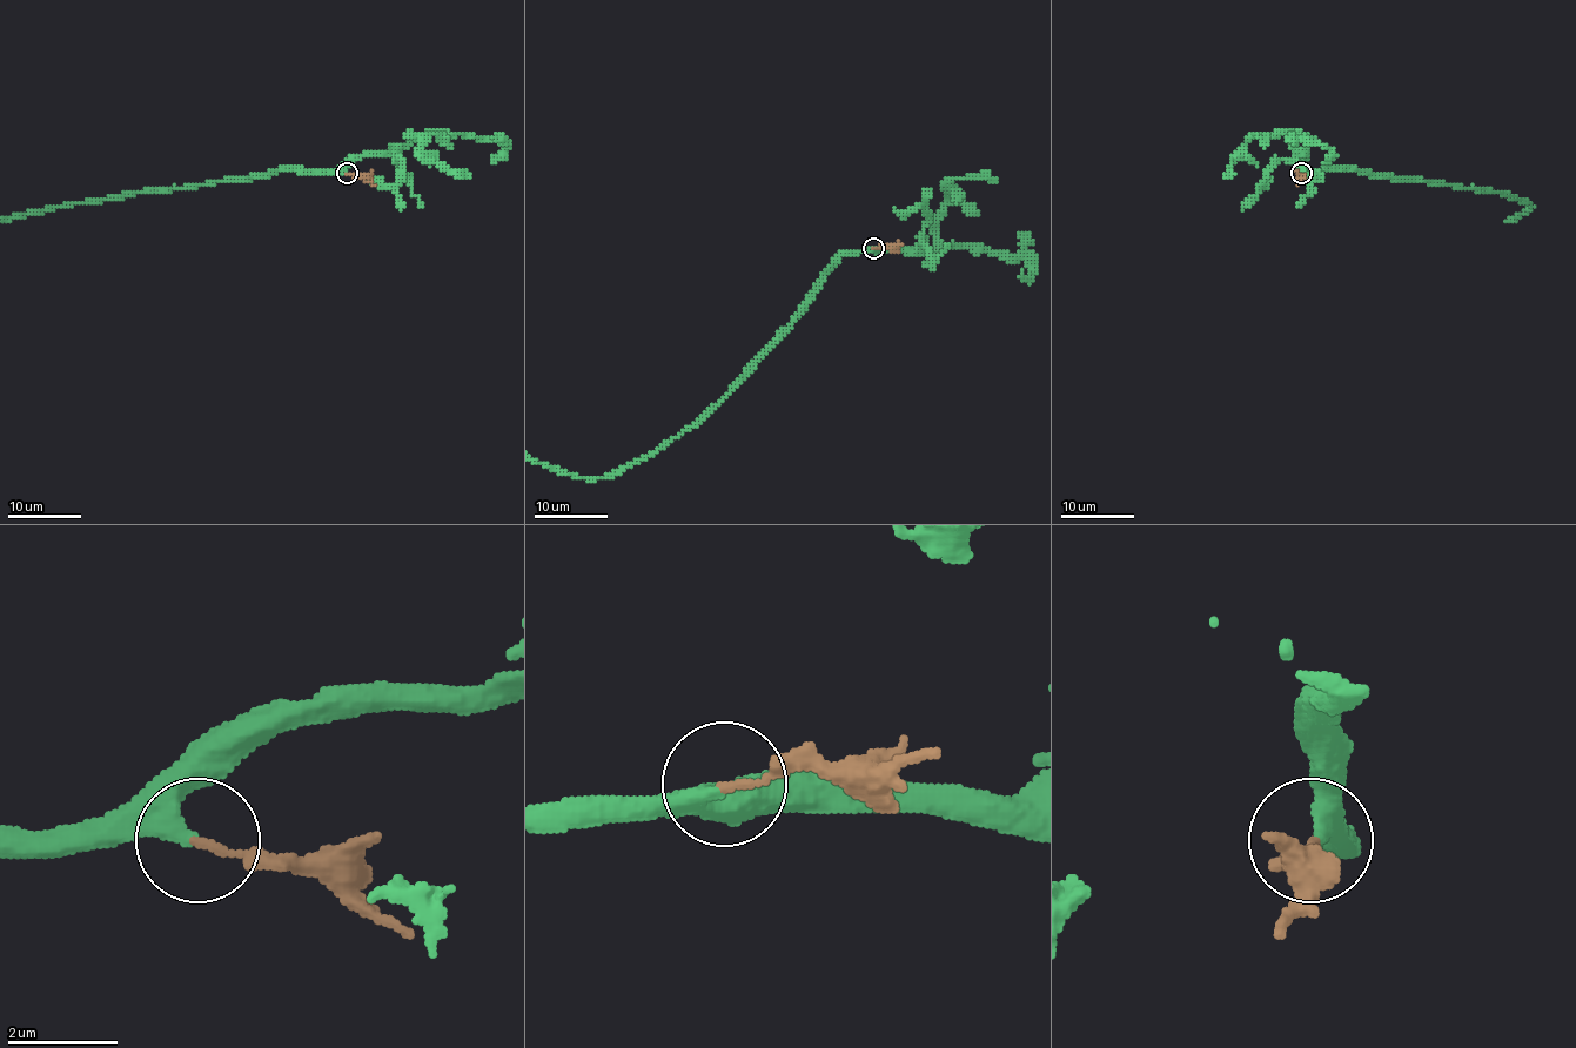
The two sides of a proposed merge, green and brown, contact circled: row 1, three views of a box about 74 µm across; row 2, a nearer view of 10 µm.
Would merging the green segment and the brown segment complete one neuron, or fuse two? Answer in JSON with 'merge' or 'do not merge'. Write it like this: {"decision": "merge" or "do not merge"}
{"decision": "merge"}

